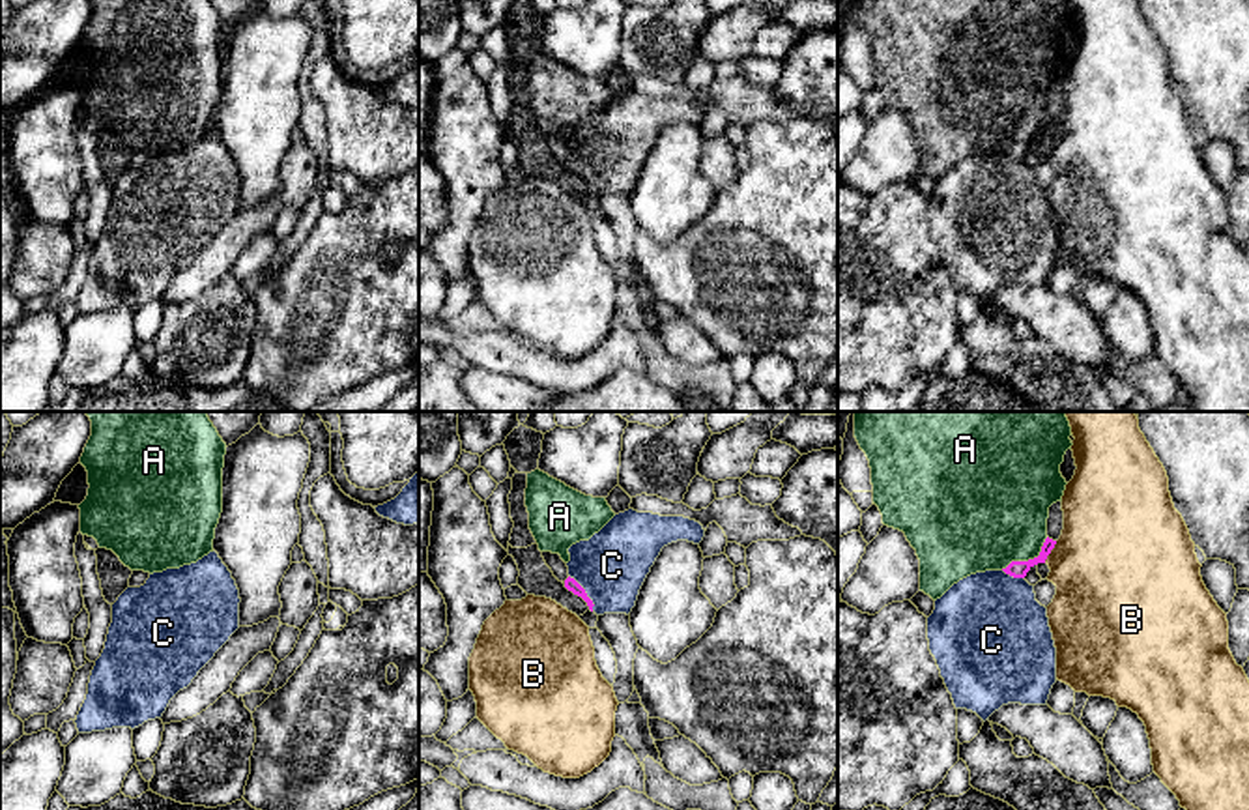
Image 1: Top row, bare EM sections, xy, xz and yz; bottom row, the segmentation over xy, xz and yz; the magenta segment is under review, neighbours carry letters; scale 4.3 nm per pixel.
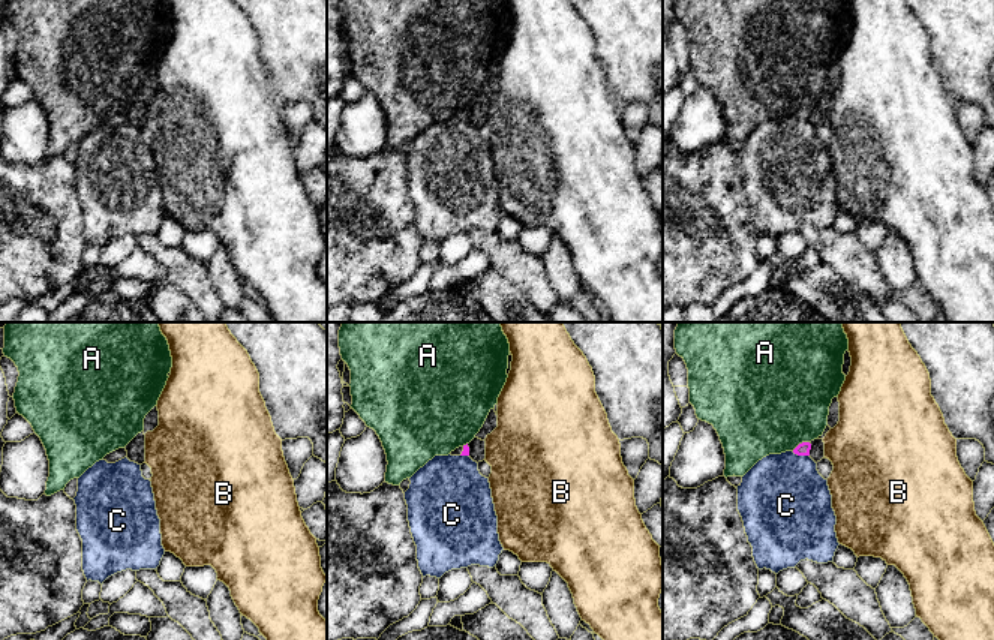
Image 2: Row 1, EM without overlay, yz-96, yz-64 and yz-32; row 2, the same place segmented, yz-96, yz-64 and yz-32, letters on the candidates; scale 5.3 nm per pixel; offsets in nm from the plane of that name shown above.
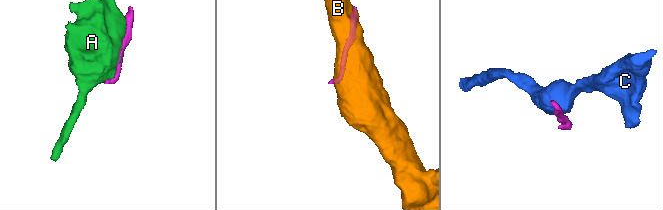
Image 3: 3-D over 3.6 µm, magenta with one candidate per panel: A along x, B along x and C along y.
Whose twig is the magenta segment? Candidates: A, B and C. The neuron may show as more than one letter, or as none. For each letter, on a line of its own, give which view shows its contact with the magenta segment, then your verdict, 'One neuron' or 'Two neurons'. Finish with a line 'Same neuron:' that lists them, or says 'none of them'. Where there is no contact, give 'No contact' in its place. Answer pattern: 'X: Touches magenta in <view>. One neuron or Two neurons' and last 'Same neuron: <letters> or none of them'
A: Touches magenta in yz. Two neurons
B: Touches magenta in yz. Two neurons
C: Touches magenta in xz. Two neurons
Same neuron: none of them

